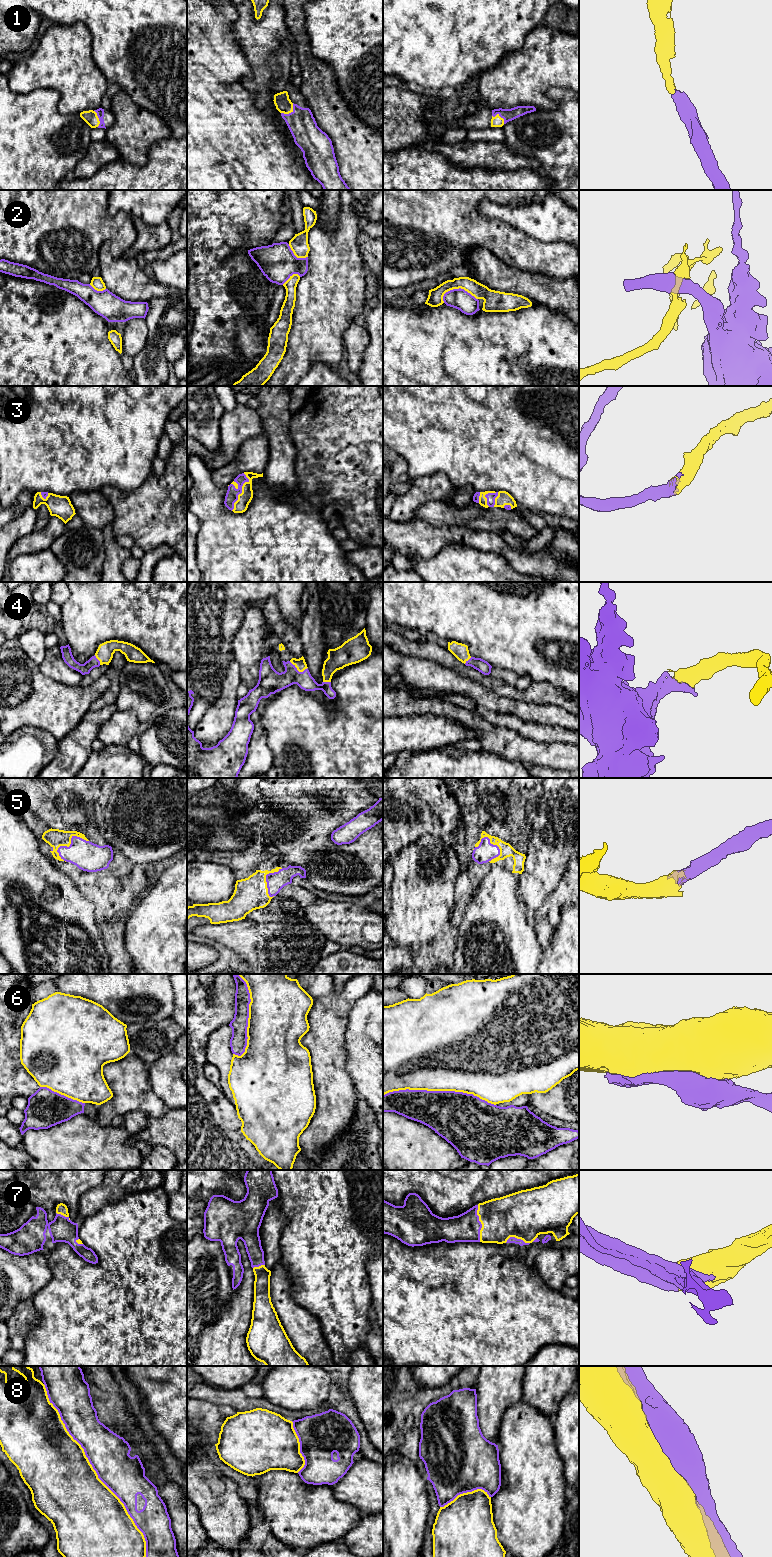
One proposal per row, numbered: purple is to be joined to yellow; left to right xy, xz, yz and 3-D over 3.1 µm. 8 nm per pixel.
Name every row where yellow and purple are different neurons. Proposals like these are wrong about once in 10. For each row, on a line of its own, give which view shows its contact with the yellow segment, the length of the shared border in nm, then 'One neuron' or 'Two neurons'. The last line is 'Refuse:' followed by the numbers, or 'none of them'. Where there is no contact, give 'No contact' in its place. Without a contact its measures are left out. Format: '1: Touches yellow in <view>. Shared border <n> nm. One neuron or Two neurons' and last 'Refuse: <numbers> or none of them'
1: Touches yellow in xz. Shared border 130 nm. One neuron
2: Touches yellow in yz. Shared border 280 nm. Two neurons
3: Touches yellow in xz. Shared border 320 nm. One neuron
4: Touches yellow in xz. Shared border 160 nm. One neuron
5: Touches yellow in xy. Shared border 280 nm. One neuron
6: Touches yellow in yz. Shared border 900 nm. Two neurons
7: Touches yellow in yz. Shared border 300 nm. One neuron
8: Touches yellow in xy. Shared border 1600 nm. Two neurons
Refuse: 2, 6, 8

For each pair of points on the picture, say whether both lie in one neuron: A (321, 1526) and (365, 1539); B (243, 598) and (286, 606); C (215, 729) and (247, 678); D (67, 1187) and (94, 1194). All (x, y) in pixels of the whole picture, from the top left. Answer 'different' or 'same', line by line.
A: different
B: same
C: different
D: different

